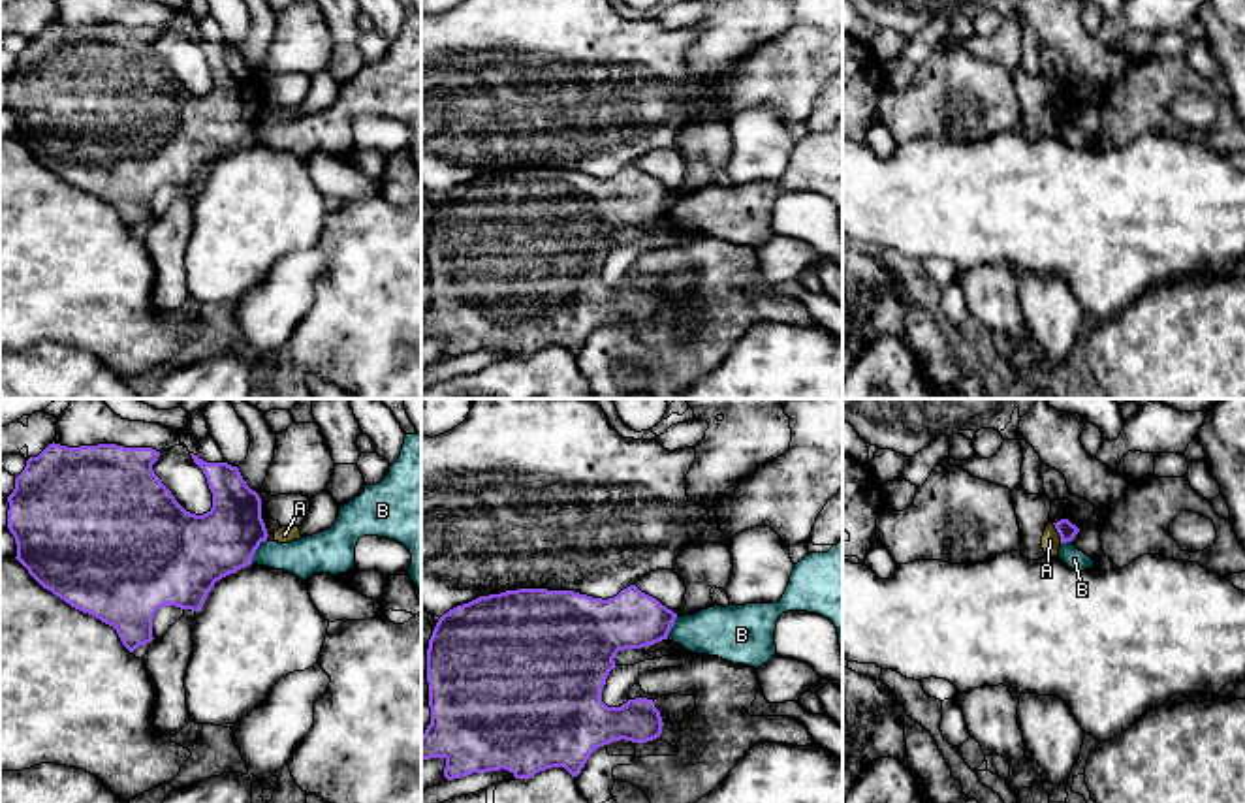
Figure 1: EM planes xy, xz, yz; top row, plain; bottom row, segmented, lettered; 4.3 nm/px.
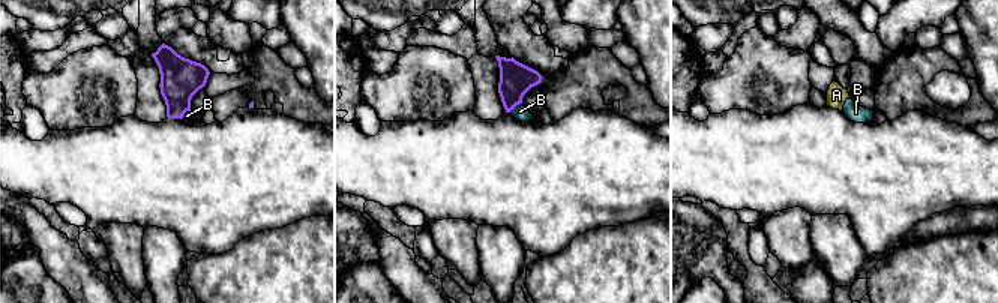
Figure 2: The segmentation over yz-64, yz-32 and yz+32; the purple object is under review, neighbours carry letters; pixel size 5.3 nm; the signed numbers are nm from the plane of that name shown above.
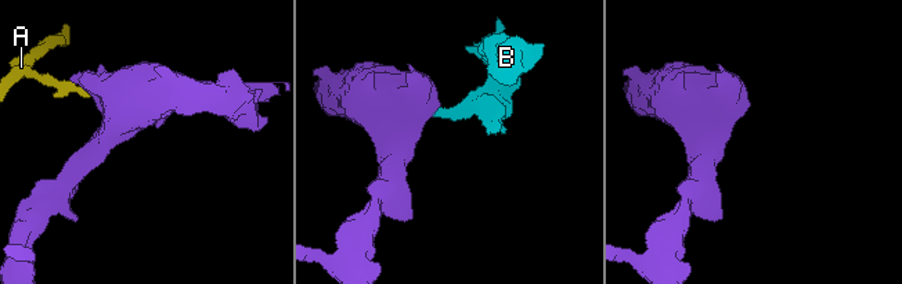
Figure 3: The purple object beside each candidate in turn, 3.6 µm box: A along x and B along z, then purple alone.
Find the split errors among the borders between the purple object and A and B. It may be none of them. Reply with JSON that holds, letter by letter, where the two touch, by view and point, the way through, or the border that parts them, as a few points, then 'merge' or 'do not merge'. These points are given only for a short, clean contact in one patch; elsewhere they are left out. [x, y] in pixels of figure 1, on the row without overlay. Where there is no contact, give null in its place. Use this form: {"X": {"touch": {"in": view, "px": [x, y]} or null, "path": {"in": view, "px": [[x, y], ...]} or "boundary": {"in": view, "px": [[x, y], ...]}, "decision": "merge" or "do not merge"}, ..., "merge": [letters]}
{"A": {"touch": {"in": "yz", "px": [1057, 110]}, "boundary": {"in": "yz", "px": [[1052, 102], [1061, 121]]}, "decision": "do not merge"}, "B": {"touch": {"in": "xy", "px": [254, 130]}, "boundary": {"in": "xy", "px": [[266, 117], [251, 141]]}, "decision": "do not merge"}, "merge": []}

